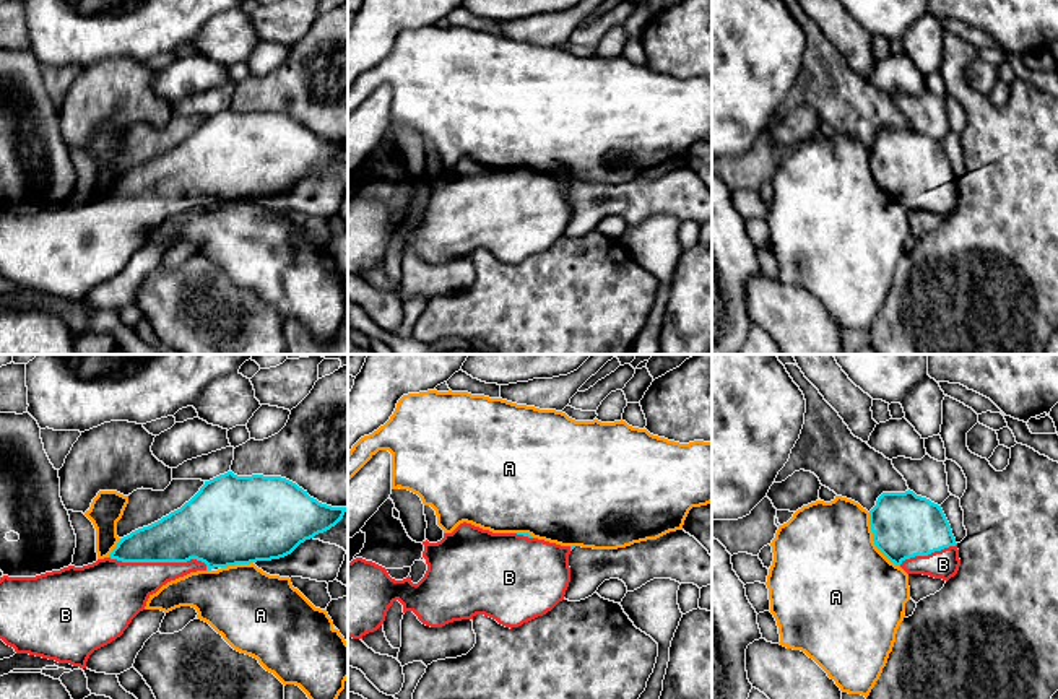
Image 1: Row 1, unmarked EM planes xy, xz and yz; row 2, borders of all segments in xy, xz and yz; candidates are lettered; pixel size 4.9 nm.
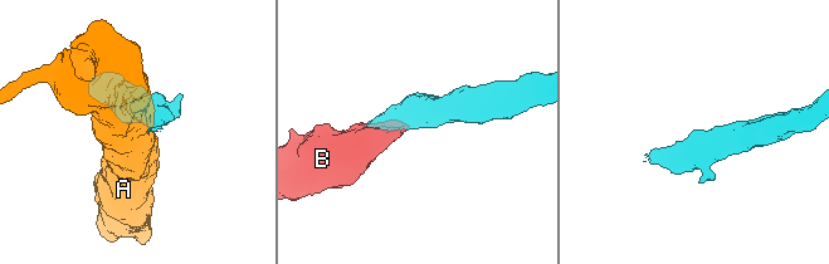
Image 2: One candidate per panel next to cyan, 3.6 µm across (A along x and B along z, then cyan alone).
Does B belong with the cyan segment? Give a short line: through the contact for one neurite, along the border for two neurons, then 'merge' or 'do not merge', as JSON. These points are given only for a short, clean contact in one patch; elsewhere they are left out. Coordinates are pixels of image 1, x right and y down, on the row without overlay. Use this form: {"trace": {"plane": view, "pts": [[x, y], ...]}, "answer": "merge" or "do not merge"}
{"answer": "merge"}

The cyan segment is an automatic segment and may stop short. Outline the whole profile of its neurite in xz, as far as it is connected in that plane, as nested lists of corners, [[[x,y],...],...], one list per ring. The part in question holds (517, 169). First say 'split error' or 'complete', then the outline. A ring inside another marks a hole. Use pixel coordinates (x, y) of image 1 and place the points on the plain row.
split error; [[[460,159],[437,179],[423,177],[427,206],[413,219],[408,211],[395,216],[387,205],[362,193],[348,198],[348,273],[362,275],[377,267],[388,244],[398,236],[403,249],[413,247],[431,263],[484,250],[505,263],[518,263],[551,247],[564,236],[570,218],[569,190],[575,182],[561,182],[528,169],[492,169]]]

